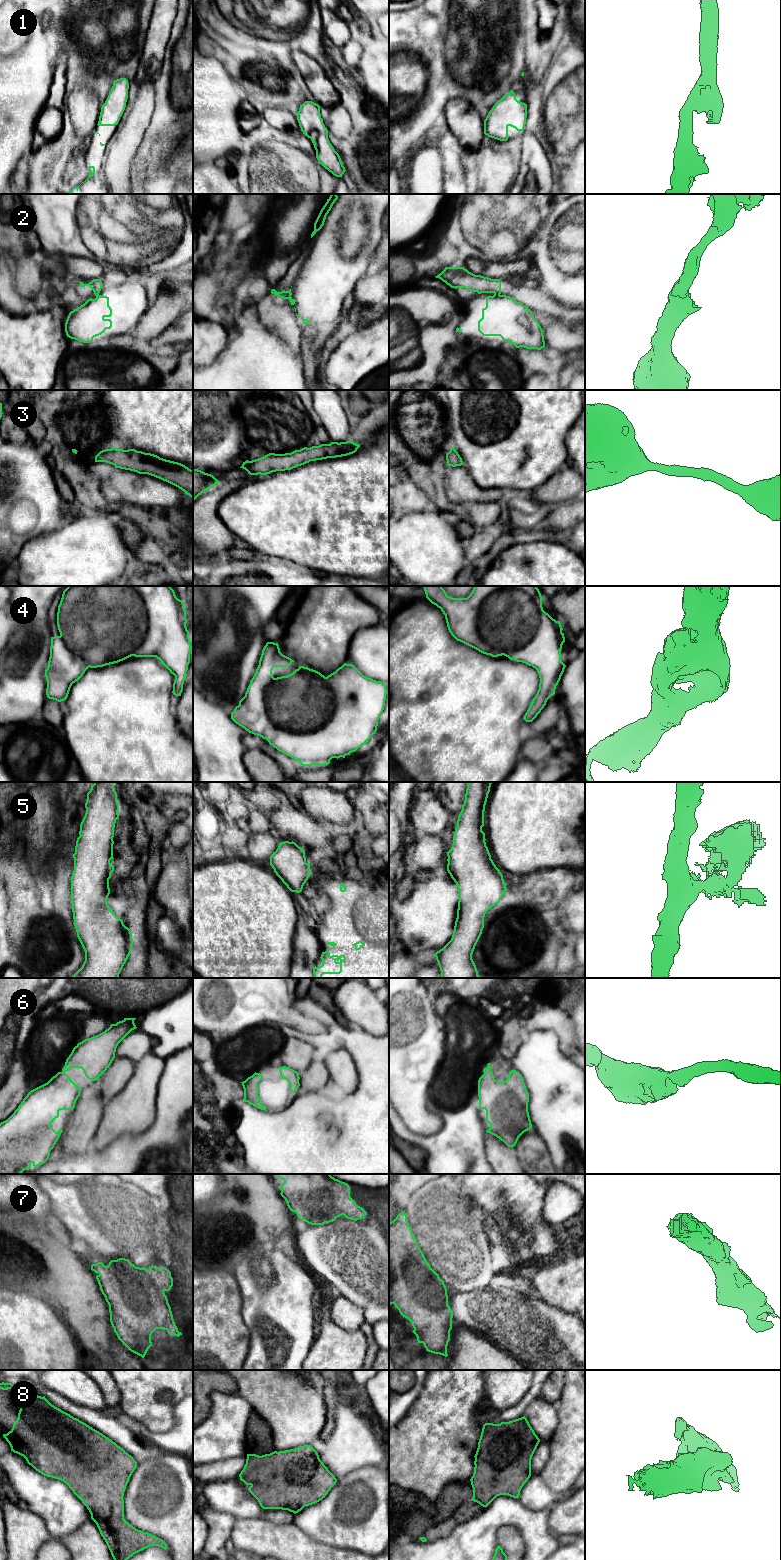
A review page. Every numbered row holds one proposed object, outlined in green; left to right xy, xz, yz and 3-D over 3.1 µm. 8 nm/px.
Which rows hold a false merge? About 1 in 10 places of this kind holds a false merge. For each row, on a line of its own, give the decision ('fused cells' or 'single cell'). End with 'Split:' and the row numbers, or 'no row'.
1: single cell
2: fused cells
3: single cell
4: single cell
5: single cell
6: single cell
7: single cell
8: single cell
Split: 2

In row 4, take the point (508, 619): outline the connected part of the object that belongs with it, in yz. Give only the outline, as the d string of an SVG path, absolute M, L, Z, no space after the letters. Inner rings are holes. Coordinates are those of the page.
M422 586L426 598L445 615L449 632L457 640L479 652L492 657L506 656L510 660L525 663L535 668L540 683L537 694L533 698L523 719L532 722L546 705L547 700L555 694L566 665L561 660L561 649L565 642L560 621L553 619L543 610L542 596L537 586L474 586L467 598L452 598L442 586Z

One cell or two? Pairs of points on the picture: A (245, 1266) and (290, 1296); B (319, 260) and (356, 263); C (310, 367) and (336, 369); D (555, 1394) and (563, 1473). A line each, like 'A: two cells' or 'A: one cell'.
A: one cell
B: one cell
C: two cells
D: two cells

